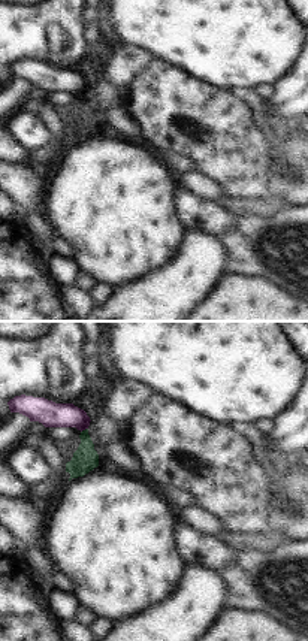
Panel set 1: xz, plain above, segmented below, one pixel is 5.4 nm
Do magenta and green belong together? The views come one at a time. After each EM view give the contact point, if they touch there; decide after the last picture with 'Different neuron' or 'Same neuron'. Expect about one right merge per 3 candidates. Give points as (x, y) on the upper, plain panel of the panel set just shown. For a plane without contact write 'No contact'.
Touches magenta at (84, 94).

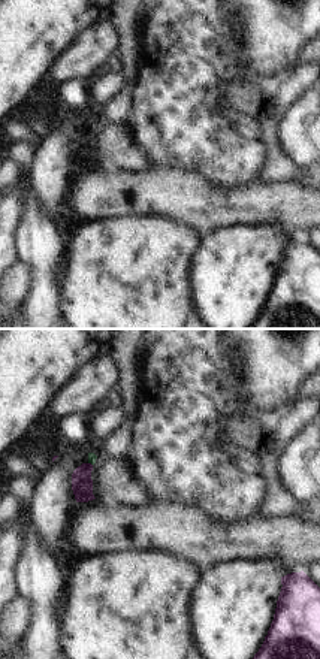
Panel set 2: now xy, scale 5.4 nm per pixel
Touches magenta at (90, 129).

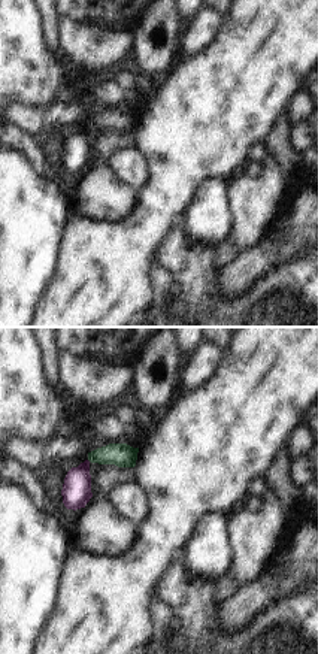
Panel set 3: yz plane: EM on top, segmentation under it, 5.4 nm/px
No contact.

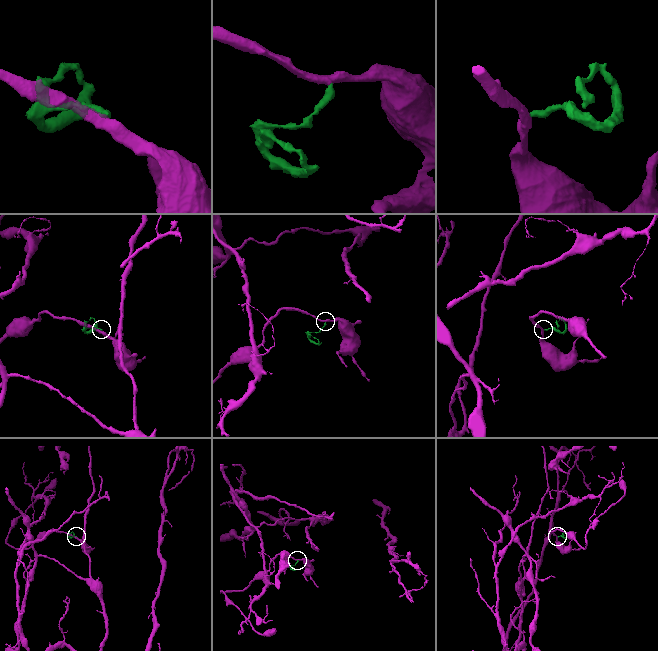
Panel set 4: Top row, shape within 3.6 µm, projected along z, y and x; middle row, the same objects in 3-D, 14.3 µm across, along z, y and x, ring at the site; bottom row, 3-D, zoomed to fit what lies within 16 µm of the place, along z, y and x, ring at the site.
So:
Different neuron.

